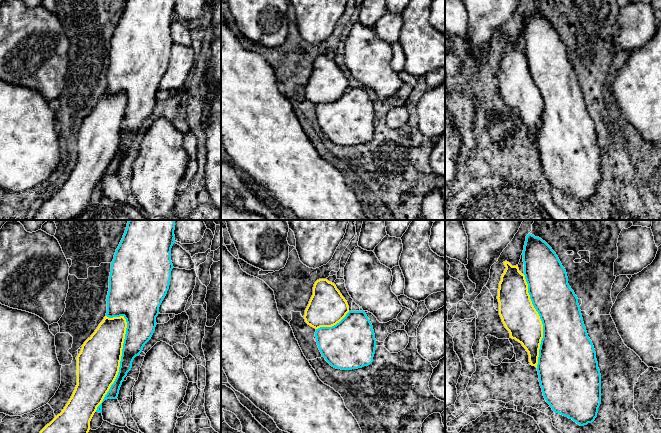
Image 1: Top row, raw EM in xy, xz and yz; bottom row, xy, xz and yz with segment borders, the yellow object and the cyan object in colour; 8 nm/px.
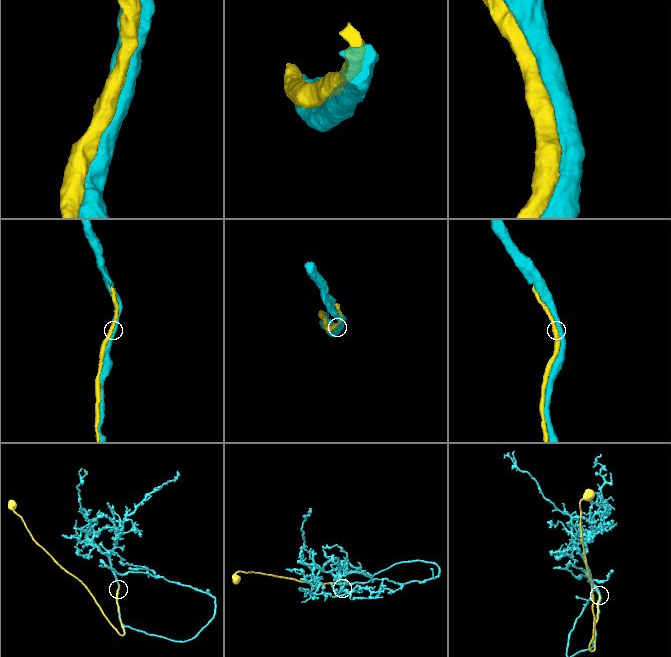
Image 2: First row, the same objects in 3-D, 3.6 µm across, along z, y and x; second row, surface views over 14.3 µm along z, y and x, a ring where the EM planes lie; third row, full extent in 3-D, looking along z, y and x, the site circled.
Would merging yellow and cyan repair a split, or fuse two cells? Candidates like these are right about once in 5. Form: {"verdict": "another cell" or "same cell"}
{"verdict": "same cell"}

